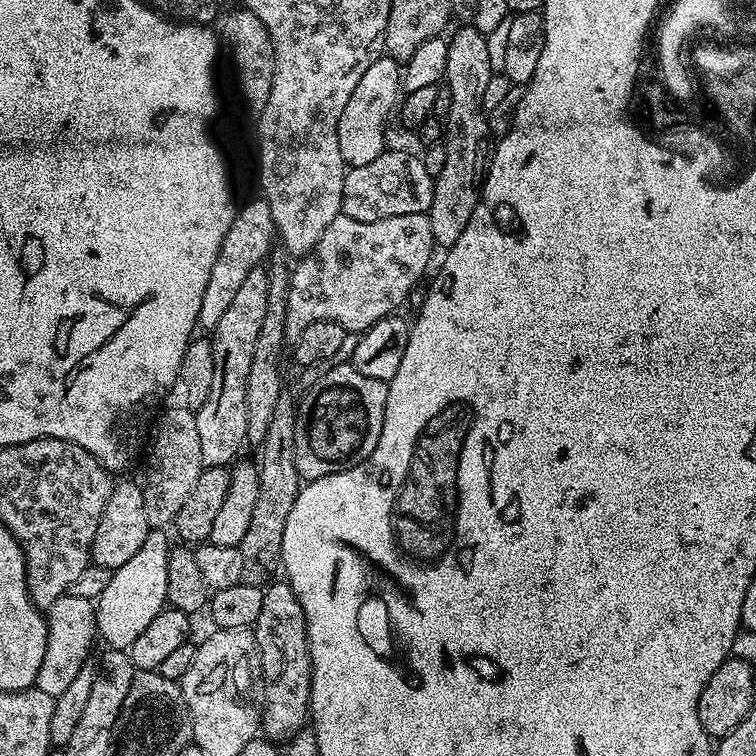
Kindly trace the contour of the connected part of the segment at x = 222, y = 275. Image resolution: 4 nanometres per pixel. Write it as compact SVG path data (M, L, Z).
M263 198L252 200L236 213L230 230L226 230L226 238L222 242L222 250L218 250L218 258L214 262L214 270L210 270L210 282L206 282L206 294L202 294L202 310L199 327L211 330L218 326L218 318L230 306L232 299L238 295L242 282L250 274L250 270L261 267L269 259L277 239L274 218L270 218L270 206Z

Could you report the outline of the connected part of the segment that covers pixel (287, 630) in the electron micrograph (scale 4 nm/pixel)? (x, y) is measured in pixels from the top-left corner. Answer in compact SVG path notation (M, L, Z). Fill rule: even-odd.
M272 582L264 588L262 611L254 631L258 657L258 676L264 679L262 732L273 742L284 742L296 735L310 720L312 689L312 650L308 647L308 623L302 606L287 582Z

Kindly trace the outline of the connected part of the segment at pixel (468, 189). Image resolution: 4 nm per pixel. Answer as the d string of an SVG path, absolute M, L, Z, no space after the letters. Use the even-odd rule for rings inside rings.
M460 26L453 36L447 37L448 49L446 50L446 62L444 63L444 80L451 94L448 115L443 121L444 139L442 141L446 150L446 163L442 166L442 174L435 177L433 186L433 204L427 214L430 218L430 234L433 245L447 250L454 242L458 242L462 230L470 222L470 214L474 214L474 206L480 200L480 186L484 183L484 173L488 170L488 161L494 147L494 137L485 108L483 106L483 90L489 85L494 70L490 66L490 50L488 38L485 33L471 26Z

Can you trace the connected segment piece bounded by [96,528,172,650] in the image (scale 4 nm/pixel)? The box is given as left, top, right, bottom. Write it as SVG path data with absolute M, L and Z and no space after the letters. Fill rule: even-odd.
M151 528L142 544L142 550L134 554L125 565L113 571L106 590L96 601L97 635L114 650L128 650L135 638L150 626L167 600L166 562L172 549L169 533L162 528Z

